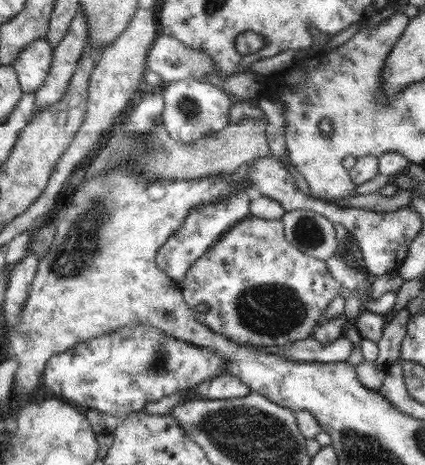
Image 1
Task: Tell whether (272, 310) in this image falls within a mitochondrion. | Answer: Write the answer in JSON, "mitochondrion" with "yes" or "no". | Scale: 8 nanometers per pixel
{"mitochondrion":"yes"}

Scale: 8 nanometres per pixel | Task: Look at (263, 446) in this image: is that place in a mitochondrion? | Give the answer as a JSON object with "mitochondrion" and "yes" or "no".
{"mitochondrion":"yes"}

